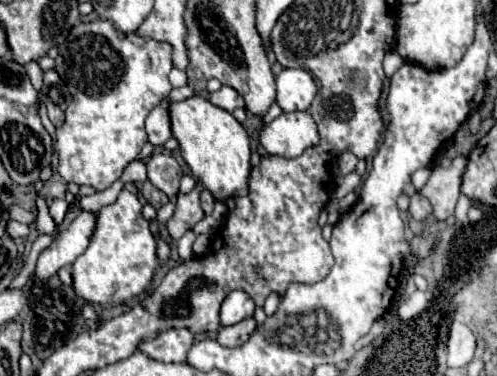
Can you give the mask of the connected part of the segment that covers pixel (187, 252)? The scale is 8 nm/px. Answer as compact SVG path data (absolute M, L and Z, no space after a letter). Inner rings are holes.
M193 230L185 232L185 236L179 240L179 254L181 254L183 260L189 260L193 256L193 250L191 250L193 242L195 242L195 232Z

